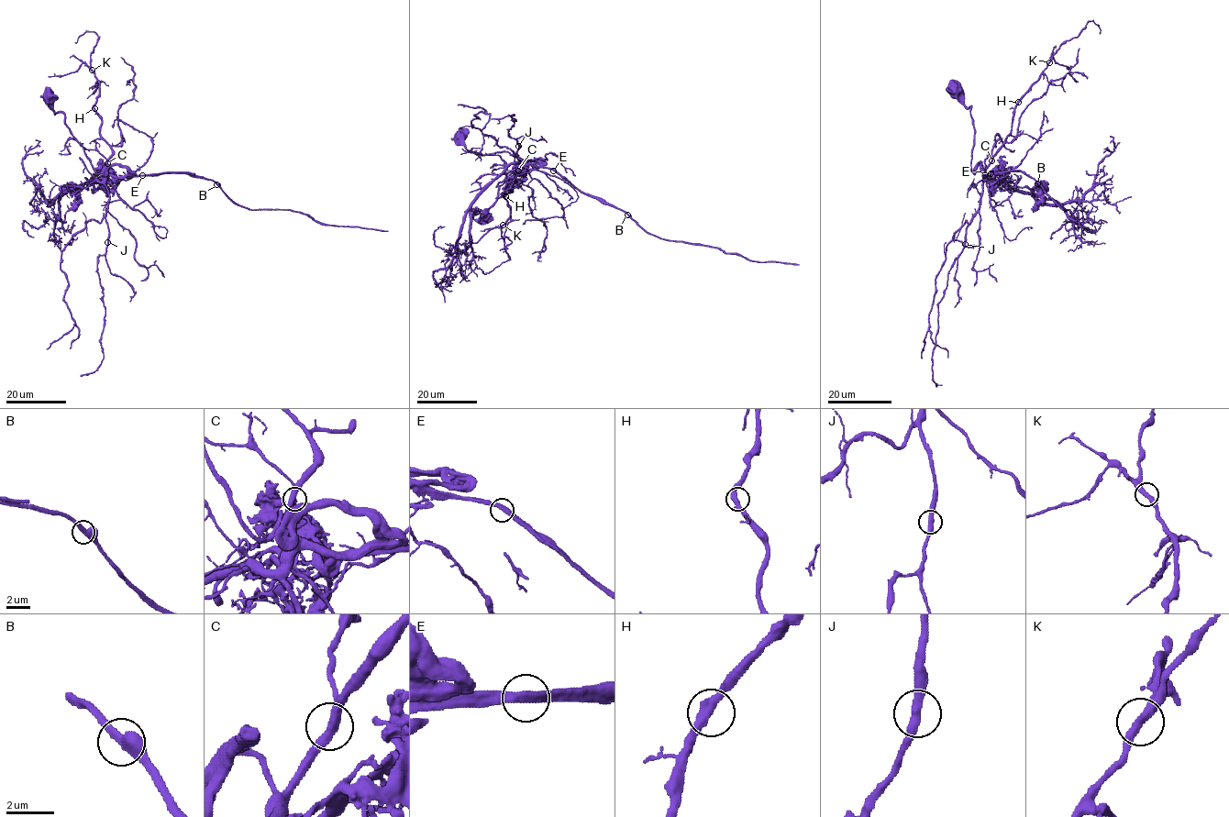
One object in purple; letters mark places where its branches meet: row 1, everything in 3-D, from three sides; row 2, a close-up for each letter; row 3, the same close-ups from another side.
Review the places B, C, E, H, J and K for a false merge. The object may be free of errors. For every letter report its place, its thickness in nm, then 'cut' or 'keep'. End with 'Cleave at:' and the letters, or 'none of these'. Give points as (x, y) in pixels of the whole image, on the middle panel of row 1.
B: (627, 215) | 380 nm | keep
C: (518, 171) | 400 nm | keep
E: (553, 171) | 400 nm | cut
H: (505, 196) | 440 nm | keep
J: (518, 146) | 400 nm | keep
K: (503, 225) | 360 nm | keep
Cleave at: E

